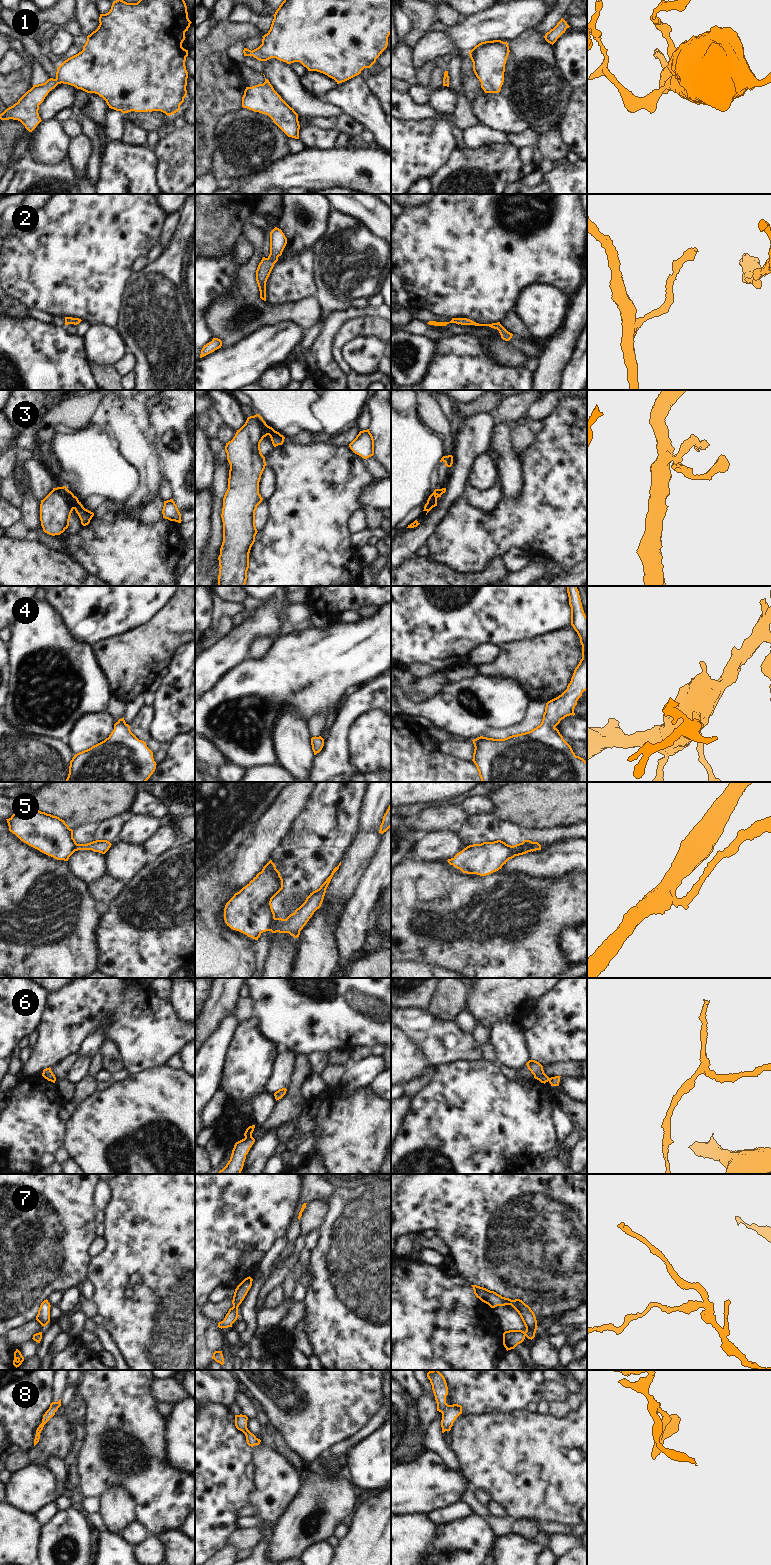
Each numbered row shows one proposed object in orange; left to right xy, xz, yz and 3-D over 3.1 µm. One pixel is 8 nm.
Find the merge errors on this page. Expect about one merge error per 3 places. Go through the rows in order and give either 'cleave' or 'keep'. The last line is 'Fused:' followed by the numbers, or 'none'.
1: keep
2: keep
3: cleave
4: keep
5: cleave
6: cleave
7: keep
8: keep
Fused: 3, 5, 6

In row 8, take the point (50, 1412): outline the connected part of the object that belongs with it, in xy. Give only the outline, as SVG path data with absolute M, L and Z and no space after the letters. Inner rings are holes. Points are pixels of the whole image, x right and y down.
M61 1399L58 1402L52 1402L50 1404L49 1409L43 1415L42 1423L39 1425L39 1427L36 1430L34 1446L39 1442L40 1433L43 1430L44 1425L50 1420L51 1417L55 1415L55 1412L58 1410L60 1406L61 1406Z

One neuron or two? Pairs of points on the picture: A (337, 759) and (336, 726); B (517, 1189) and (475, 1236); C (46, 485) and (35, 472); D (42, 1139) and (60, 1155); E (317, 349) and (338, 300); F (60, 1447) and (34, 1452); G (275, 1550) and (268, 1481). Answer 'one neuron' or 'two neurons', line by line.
A: one neuron
B: one neuron
C: one neuron
D: two neurons
E: two neurons
F: one neuron
G: two neurons

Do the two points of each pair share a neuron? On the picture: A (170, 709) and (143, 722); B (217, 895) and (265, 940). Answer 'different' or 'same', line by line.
A: different
B: different

